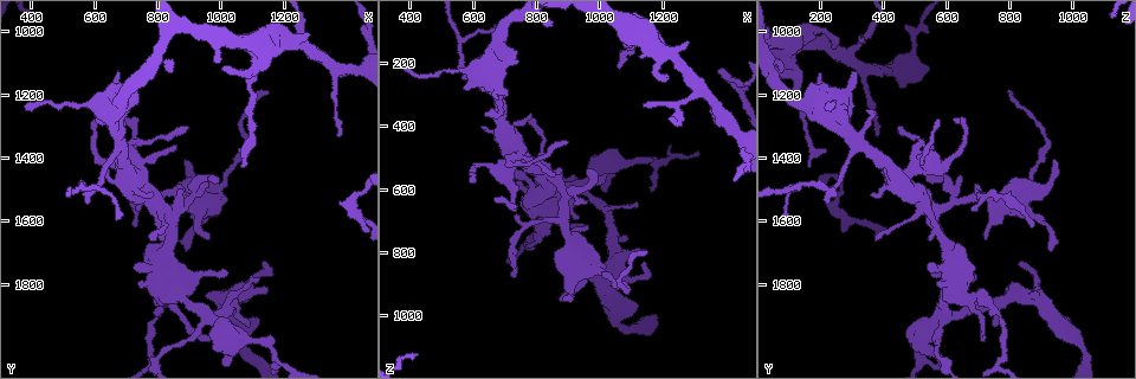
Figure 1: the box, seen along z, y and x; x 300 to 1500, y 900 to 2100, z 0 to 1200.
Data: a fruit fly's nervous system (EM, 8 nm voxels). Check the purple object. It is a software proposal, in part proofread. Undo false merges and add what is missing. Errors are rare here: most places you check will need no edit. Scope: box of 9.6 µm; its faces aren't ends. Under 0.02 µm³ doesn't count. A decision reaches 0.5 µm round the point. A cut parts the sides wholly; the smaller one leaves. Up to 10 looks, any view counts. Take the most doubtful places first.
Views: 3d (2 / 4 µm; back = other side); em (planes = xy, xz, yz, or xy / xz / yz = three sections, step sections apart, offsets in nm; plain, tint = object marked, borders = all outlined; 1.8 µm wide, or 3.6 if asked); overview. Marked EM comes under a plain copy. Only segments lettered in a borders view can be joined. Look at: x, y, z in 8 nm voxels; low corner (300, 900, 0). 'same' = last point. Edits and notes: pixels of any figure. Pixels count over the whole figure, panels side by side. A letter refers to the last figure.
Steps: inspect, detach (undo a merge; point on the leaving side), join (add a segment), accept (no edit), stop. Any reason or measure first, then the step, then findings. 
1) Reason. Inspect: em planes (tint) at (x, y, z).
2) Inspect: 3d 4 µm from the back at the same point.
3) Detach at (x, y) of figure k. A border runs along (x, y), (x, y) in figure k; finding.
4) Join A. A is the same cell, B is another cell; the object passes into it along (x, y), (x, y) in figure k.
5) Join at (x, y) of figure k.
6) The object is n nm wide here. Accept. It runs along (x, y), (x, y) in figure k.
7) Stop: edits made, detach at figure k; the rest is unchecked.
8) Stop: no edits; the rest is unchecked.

Four arms meet. Inspect: 3d 2 µm at (950, 1900, 590).

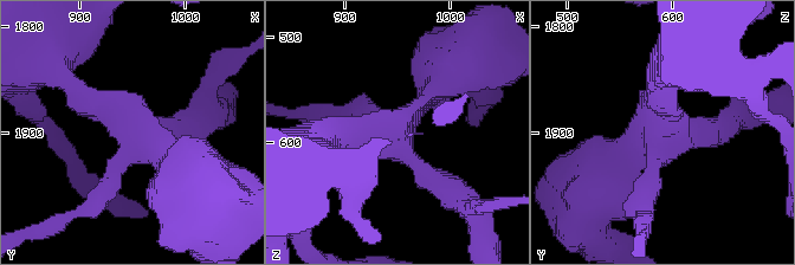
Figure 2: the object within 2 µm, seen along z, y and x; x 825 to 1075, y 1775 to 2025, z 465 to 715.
4 arms meet here. Inspect: em xy step 16 (tint) at (944, 1894, 598).

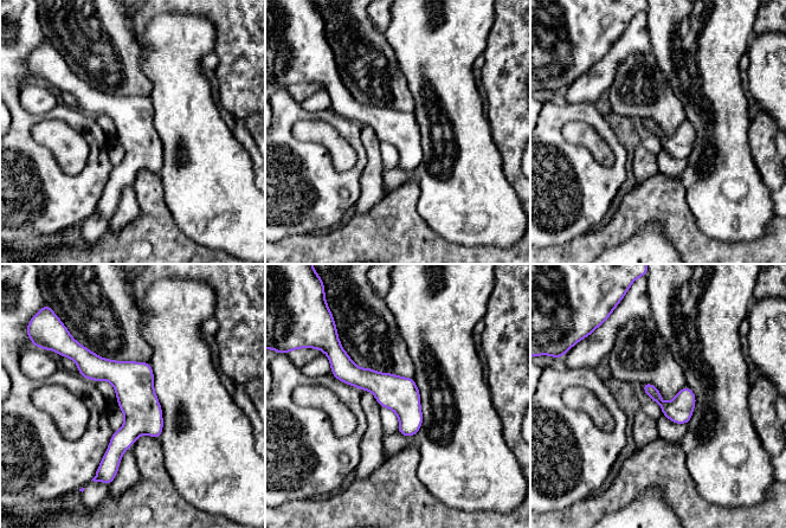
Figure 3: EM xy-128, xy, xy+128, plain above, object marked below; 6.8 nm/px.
Inspect: em planes (borders) at the same point.

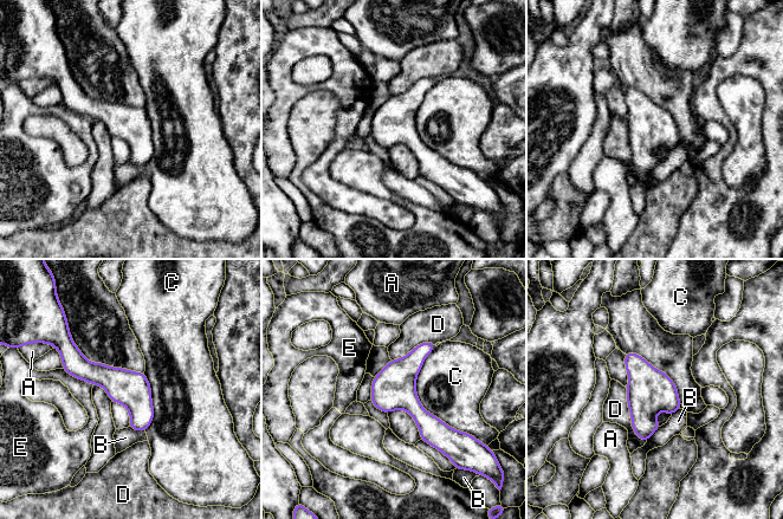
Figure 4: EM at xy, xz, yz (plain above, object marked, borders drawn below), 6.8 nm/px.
Accept. A, B, C, D and E are other cells; a border runs along (435, 345), (416, 397), (465, 433) in figure 4; one neuron here.

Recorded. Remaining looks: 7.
Sharp bend. Inspect: 3d 4 µm at (1410, 1570, 240).

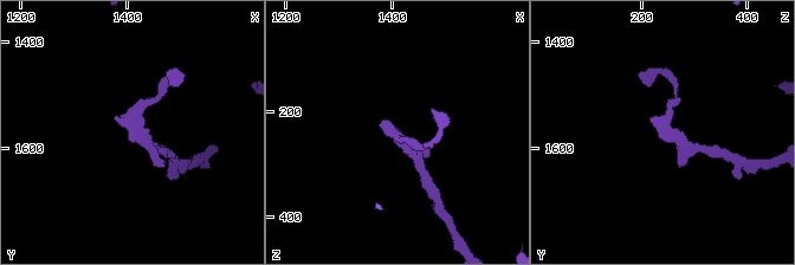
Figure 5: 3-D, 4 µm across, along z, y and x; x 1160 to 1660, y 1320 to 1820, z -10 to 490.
Inspect: em planes (tint) at (1415, 1565, 245).

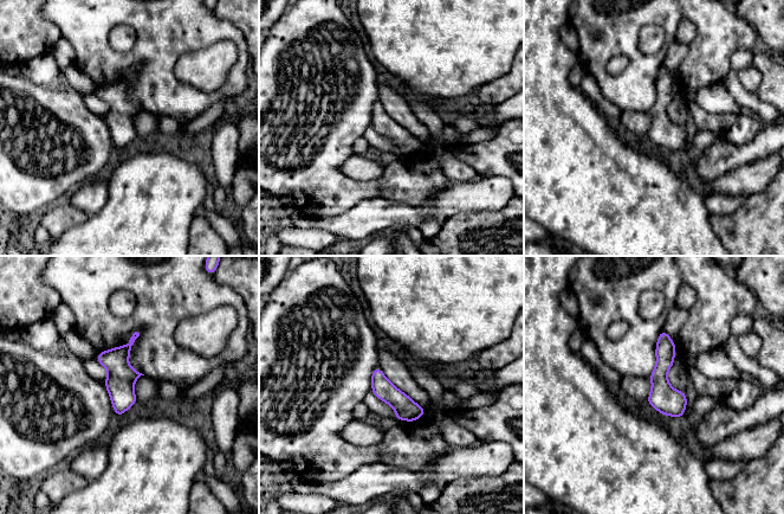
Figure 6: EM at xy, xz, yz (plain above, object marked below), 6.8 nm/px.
See the neighbours. Inspect: em planes (borders) at the same point.

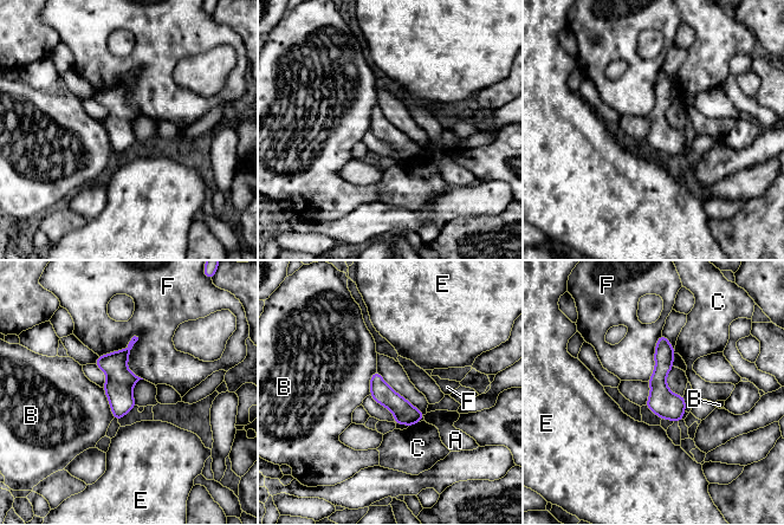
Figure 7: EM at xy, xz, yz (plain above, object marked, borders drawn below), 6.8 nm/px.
Accept. A, B, C, E and F are other cells; a border runs along (98, 355), (135, 336), (143, 378) in figure 7; one neuron here.

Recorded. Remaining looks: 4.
Stops while still wide. Inspect: em 3.6 µm yz step 4 (tint) at (620, 1430, 400).

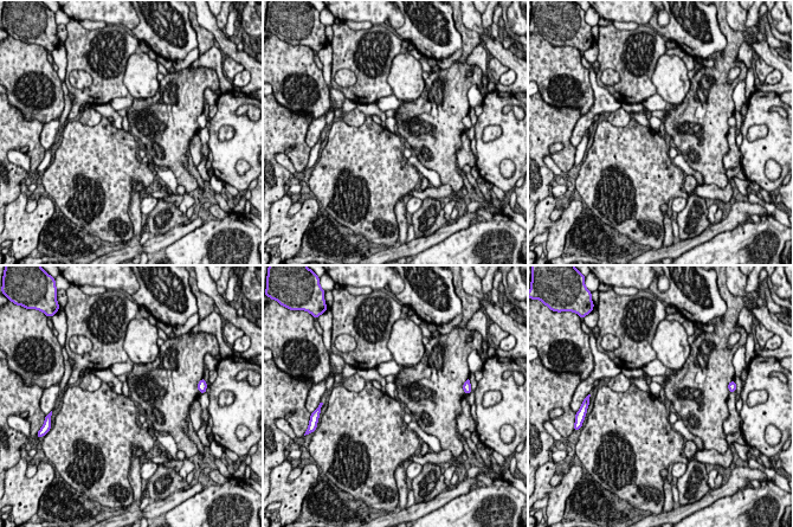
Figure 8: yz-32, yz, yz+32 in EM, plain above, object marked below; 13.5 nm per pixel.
Inspect: em 3.6 µm planes (borders) at the same point.

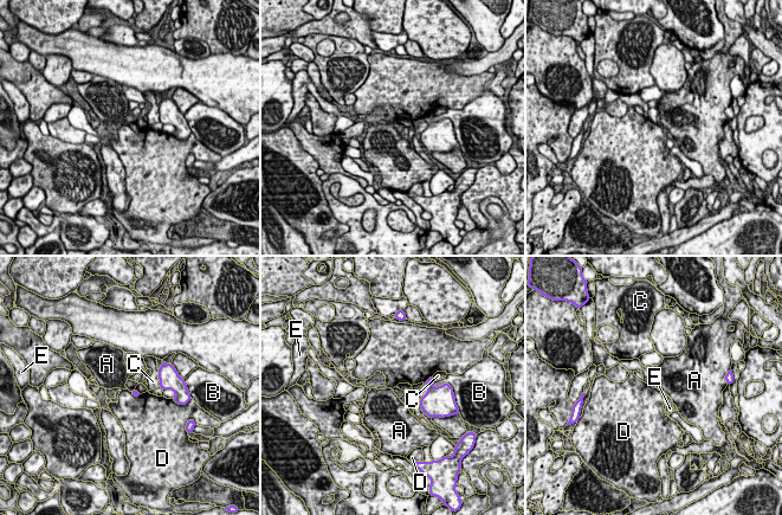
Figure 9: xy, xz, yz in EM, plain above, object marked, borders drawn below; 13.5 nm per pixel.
Accept. A, B, C, D and E are other cells; a border runs along (130, 392), (136, 397), (141, 394) in figure 9; none of them fits.

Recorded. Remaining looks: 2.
Thick turns thin. Inspect: em 3.6 µm xy step 4 (borders) at (1200, 1020, 160).

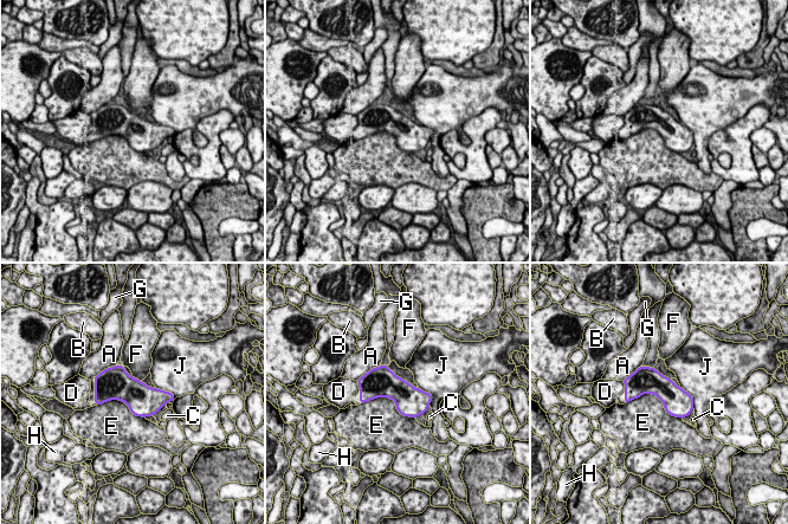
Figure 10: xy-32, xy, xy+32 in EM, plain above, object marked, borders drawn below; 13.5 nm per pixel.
Inspect: em 3.6 µm planes (borders) at the same point.

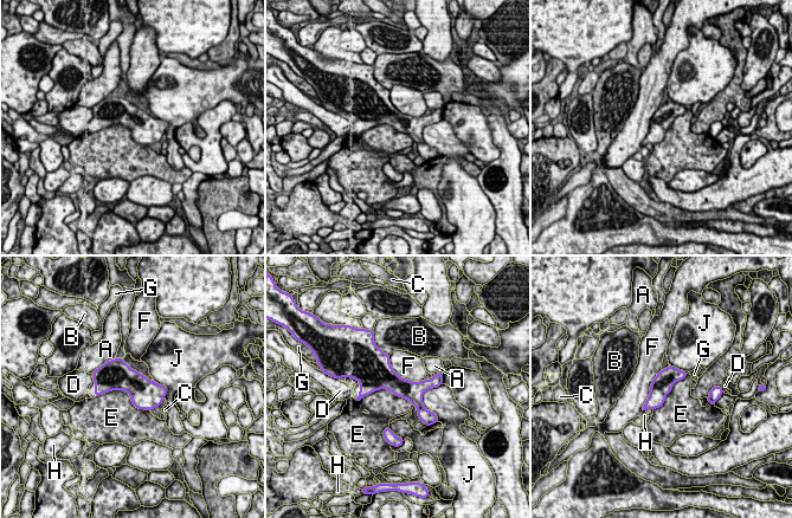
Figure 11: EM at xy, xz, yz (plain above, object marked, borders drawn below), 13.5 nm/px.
Accept. A, B, C, D, E, F, G, H and J are other cells; a border runs along (96, 395), (124, 390), (149, 412) in figure 11; continuous, no second neuron.

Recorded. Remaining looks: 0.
Stop: no edits; the rest is unchecked.

